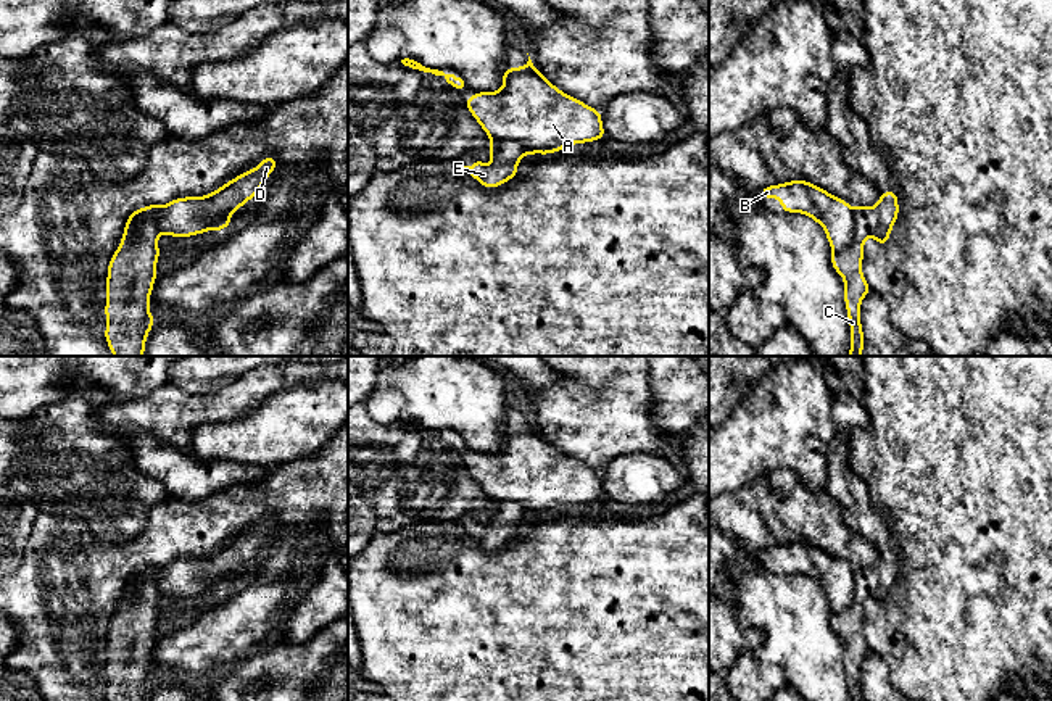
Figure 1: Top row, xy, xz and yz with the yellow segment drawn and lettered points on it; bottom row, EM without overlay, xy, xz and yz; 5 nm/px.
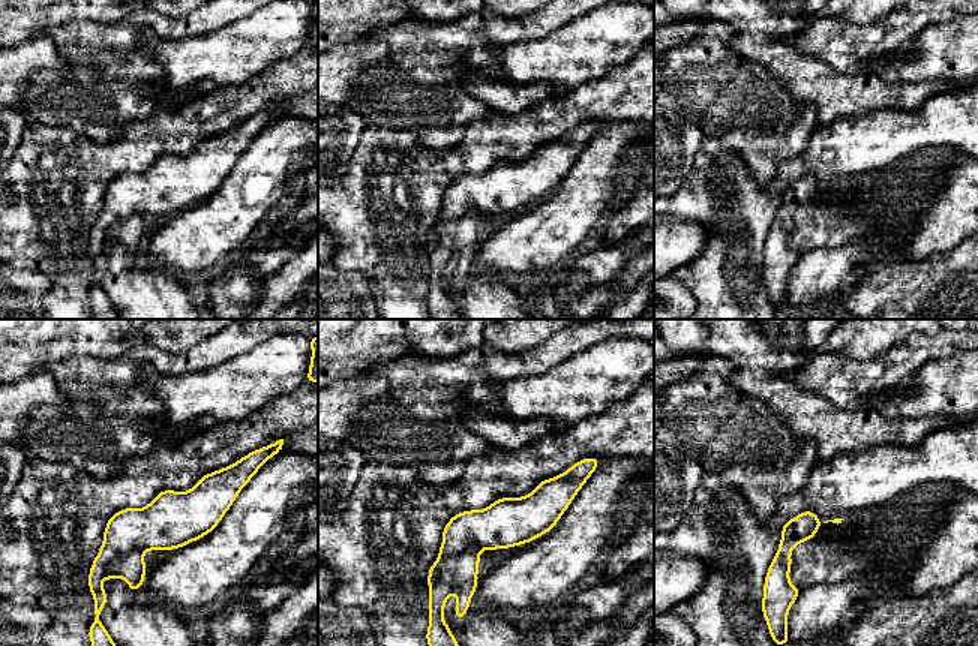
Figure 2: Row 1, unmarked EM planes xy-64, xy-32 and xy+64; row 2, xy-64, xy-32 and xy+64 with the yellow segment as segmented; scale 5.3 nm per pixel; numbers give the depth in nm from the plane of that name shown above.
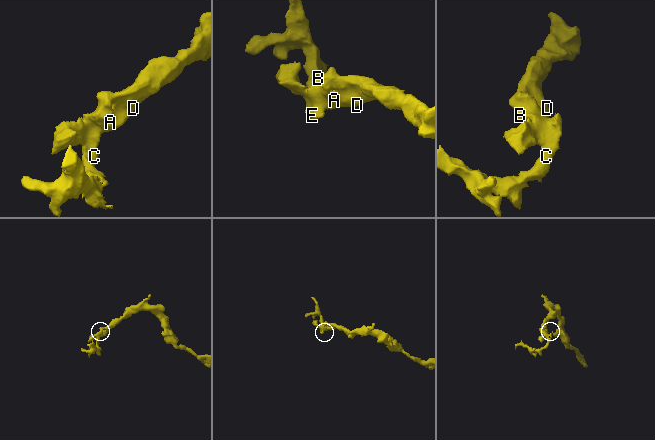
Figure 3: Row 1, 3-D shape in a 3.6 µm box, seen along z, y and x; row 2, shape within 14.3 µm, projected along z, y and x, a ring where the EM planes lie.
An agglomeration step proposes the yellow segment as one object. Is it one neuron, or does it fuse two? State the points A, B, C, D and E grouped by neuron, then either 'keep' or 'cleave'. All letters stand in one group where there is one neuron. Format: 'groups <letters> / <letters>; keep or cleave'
groups A B D / C E; cleave

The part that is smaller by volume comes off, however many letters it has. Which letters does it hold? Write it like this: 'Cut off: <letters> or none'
Cut off: C, E

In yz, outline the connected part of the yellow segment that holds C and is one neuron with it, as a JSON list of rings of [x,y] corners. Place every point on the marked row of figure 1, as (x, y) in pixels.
[[[896,190],[883,192],[873,208],[867,205],[854,208],[854,240],[849,247],[831,253],[831,266],[844,279],[844,303],[852,335],[849,356],[862,356],[865,340],[860,303],[873,290],[862,274],[864,242],[873,237],[876,243],[888,245],[897,216]]]

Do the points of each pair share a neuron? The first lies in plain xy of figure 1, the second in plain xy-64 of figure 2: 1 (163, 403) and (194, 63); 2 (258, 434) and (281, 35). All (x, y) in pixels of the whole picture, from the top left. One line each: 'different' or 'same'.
1: different
2: same

